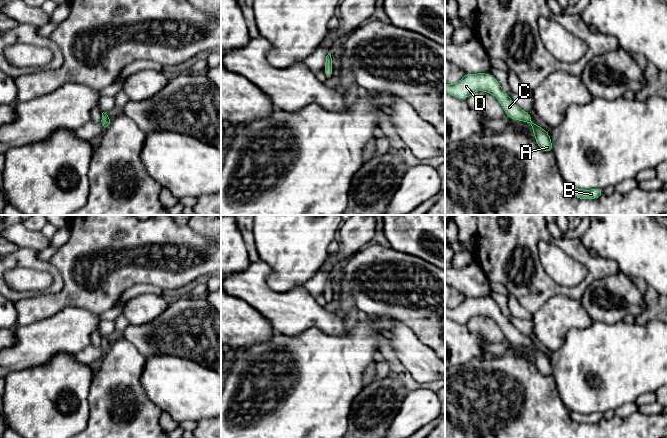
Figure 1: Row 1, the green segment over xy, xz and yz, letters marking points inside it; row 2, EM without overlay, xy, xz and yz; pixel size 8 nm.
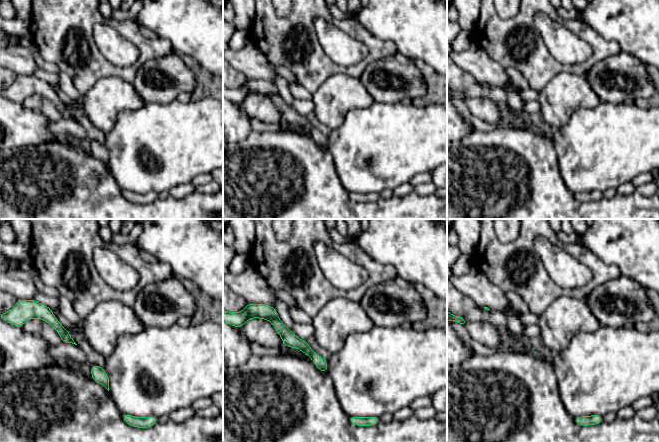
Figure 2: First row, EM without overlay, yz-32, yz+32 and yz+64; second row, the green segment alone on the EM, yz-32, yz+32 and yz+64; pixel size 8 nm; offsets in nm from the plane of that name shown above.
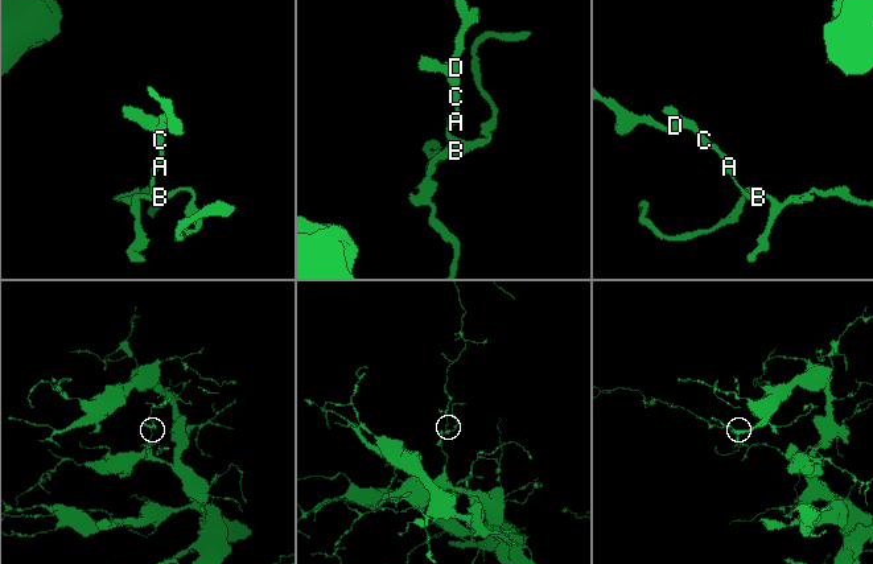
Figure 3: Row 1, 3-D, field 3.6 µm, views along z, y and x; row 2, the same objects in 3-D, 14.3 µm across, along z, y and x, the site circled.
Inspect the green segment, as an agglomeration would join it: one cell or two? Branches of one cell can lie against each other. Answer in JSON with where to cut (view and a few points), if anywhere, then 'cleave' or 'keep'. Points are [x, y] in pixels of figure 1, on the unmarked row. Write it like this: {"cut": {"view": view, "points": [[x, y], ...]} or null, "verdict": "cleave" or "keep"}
{"cut": null, "verdict": "keep"}

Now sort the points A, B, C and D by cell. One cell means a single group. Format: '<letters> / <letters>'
A B C D

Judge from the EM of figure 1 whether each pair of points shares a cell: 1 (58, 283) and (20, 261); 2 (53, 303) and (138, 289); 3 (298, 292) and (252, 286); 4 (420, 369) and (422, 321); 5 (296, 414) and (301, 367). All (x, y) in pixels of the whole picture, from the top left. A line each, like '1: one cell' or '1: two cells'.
1: one cell
2: two cells
3: one cell
4: two cells
5: one cell

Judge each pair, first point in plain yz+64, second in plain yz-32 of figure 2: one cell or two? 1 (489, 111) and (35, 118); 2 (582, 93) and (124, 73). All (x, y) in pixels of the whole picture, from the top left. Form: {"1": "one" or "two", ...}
{"1": "two", "2": "two"}

